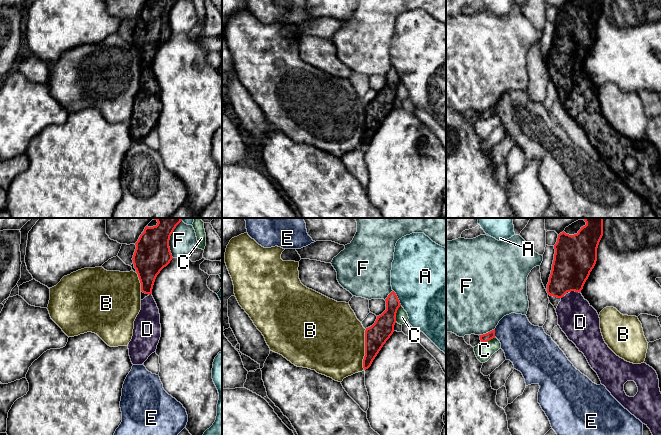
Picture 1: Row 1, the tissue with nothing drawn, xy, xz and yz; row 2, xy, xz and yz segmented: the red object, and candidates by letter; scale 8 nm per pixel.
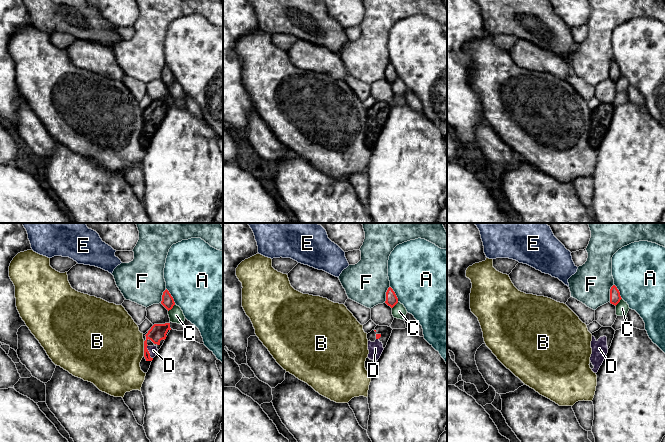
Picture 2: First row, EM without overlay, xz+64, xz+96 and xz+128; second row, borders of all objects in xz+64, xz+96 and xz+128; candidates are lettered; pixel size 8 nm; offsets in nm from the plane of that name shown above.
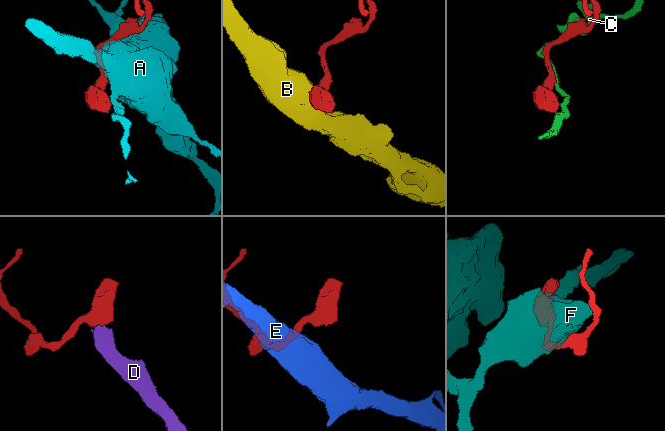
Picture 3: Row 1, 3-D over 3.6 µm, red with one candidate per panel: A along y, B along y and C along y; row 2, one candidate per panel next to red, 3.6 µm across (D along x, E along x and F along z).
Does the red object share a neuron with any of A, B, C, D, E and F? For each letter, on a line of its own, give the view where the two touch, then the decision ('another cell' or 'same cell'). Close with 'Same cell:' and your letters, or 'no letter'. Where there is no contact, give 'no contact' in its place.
A: meets red in xz; another cell
B: meets red in xz; another cell
C: meets red in xz; another cell
D: meets red in yz; same cell
E: meets red in yz; another cell
F: meets red in xy; another cell
Same cell: D

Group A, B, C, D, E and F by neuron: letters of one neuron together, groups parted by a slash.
A / B / C / D / E / F

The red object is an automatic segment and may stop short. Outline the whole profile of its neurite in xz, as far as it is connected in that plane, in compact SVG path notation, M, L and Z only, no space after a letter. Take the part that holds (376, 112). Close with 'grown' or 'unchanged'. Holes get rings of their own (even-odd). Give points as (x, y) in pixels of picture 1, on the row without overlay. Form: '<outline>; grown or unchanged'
M394 67L388 71L385 77L386 86L377 92L375 99L371 103L365 106L364 146L371 142L383 121L394 108L396 89L401 80Z; unchanged

